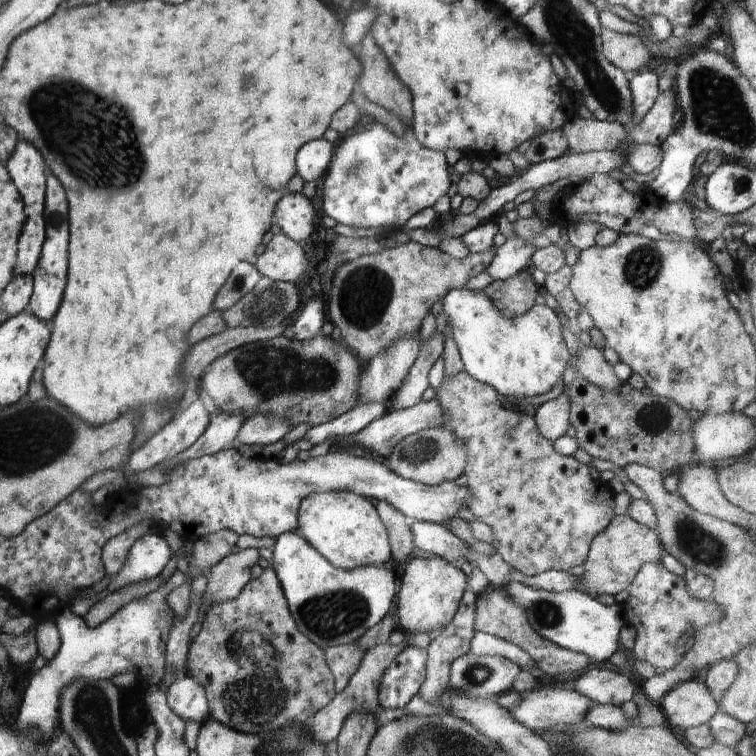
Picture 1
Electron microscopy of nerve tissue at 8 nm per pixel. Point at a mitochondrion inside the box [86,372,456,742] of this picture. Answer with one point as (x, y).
(255, 691)

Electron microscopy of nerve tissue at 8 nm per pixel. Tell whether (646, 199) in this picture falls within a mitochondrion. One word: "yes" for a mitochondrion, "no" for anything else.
no

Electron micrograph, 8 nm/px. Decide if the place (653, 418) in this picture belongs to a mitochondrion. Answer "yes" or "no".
yes

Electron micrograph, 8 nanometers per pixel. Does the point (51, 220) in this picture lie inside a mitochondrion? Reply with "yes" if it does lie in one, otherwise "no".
no

